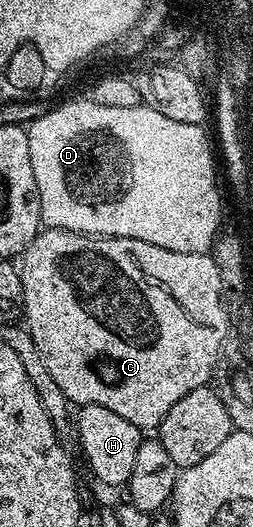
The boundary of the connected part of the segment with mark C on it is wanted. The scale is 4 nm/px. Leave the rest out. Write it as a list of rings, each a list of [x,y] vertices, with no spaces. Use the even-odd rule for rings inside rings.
[[[45,228],[37,233],[37,237],[21,253],[19,271],[23,286],[24,327],[28,328],[31,338],[35,338],[35,346],[39,346],[39,354],[43,354],[43,362],[47,365],[51,378],[55,378],[59,390],[63,390],[63,394],[67,394],[67,398],[74,405],[107,406],[107,410],[115,410],[115,414],[127,418],[127,422],[131,422],[136,428],[156,429],[167,410],[171,410],[171,406],[175,406],[179,398],[191,394],[191,390],[206,387],[214,379],[219,357],[231,336],[231,312],[227,306],[225,309],[225,300],[221,297],[221,270],[212,255],[203,252],[183,254],[175,250],[163,250],[163,246],[151,246],[151,242],[139,242],[126,236],[92,236],[86,232]]]

